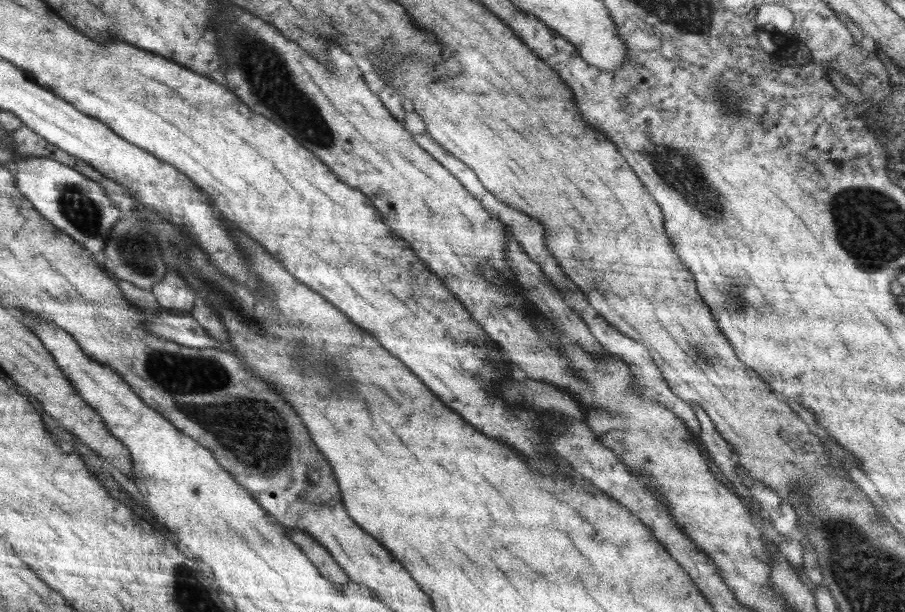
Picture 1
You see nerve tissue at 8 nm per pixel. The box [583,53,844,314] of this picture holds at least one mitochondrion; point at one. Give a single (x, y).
(682, 173)

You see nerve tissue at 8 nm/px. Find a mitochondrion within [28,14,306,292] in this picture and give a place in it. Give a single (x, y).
(84, 213)

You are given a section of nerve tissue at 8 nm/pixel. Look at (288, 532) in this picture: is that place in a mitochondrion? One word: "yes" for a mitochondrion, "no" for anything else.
no

